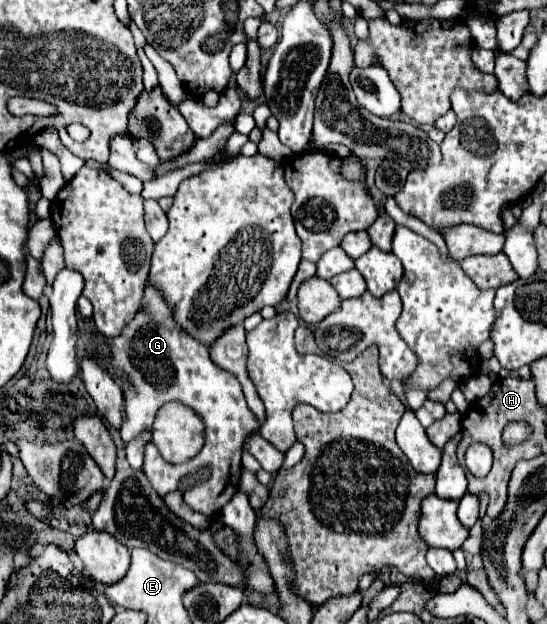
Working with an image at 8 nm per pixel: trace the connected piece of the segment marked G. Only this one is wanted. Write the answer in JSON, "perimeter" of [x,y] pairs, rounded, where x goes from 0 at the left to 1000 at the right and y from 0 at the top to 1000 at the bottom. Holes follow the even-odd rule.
{"perimeter":[[[265,457],[258,495],[221,530],[221,537],[203,546],[203,563],[207,585],[214,585],[221,598],[236,598],[239,607],[236,617],[229,617],[225,623],[229,678],[221,681],[221,704],[229,710],[247,704],[261,688],[276,688],[283,662],[298,646],[331,643],[371,665],[378,707],[360,732],[335,745],[316,745],[294,732],[282,712],[272,710],[265,716],[261,755],[291,793],[331,787],[338,806],[349,816],[367,819],[378,829],[393,829],[411,803],[419,803],[419,796],[426,796],[426,790],[437,784],[444,700],[473,688],[473,675],[455,659],[437,611],[419,595],[397,588],[386,579],[378,556],[346,540],[316,514],[316,498],[309,495],[309,486],[280,457]],[[371,752],[382,752],[382,768],[356,771],[346,780],[331,777],[342,761],[356,761]]]}

